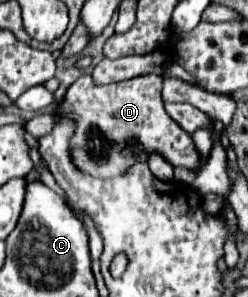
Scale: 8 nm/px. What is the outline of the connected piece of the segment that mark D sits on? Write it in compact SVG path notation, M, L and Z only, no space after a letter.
M82 75L66 93L64 101L54 107L50 113L40 113L26 121L26 131L40 139L52 131L64 119L76 125L76 135L70 139L72 163L78 171L98 179L110 179L122 175L132 165L132 147L144 147L144 155L162 155L172 167L184 167L198 171L202 167L200 155L194 149L192 137L174 123L174 119L164 111L162 97L162 77L160 75L140 75L134 79L96 85L90 75Z

